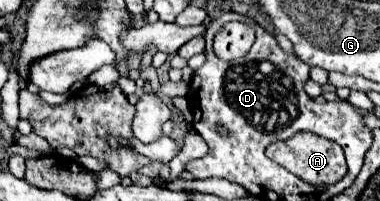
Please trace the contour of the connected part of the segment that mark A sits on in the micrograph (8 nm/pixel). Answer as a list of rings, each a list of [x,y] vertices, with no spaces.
[[[296,133],[296,137],[292,137],[288,141],[272,143],[266,149],[266,157],[280,163],[284,169],[294,173],[308,185],[330,185],[332,183],[330,179],[340,181],[348,173],[344,151],[340,149],[340,145],[336,145],[332,141],[324,141],[322,137],[316,137],[312,133]]]

